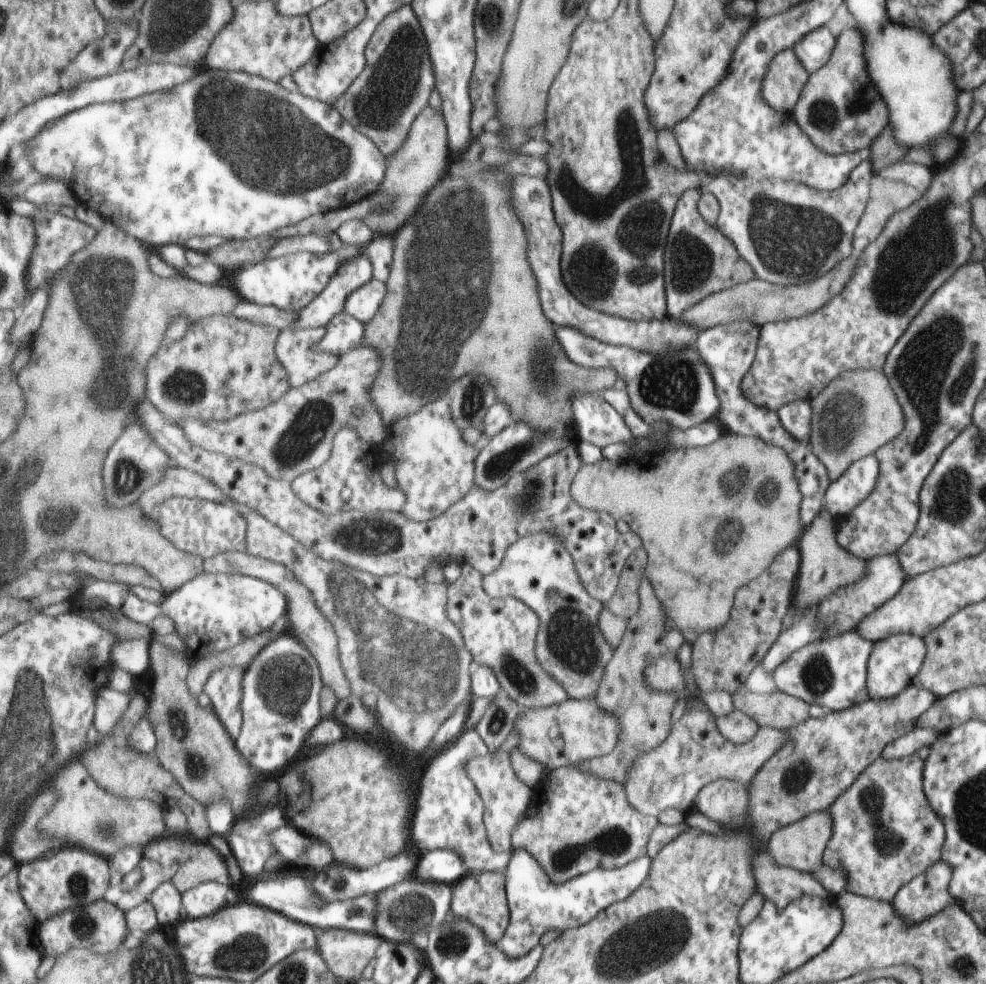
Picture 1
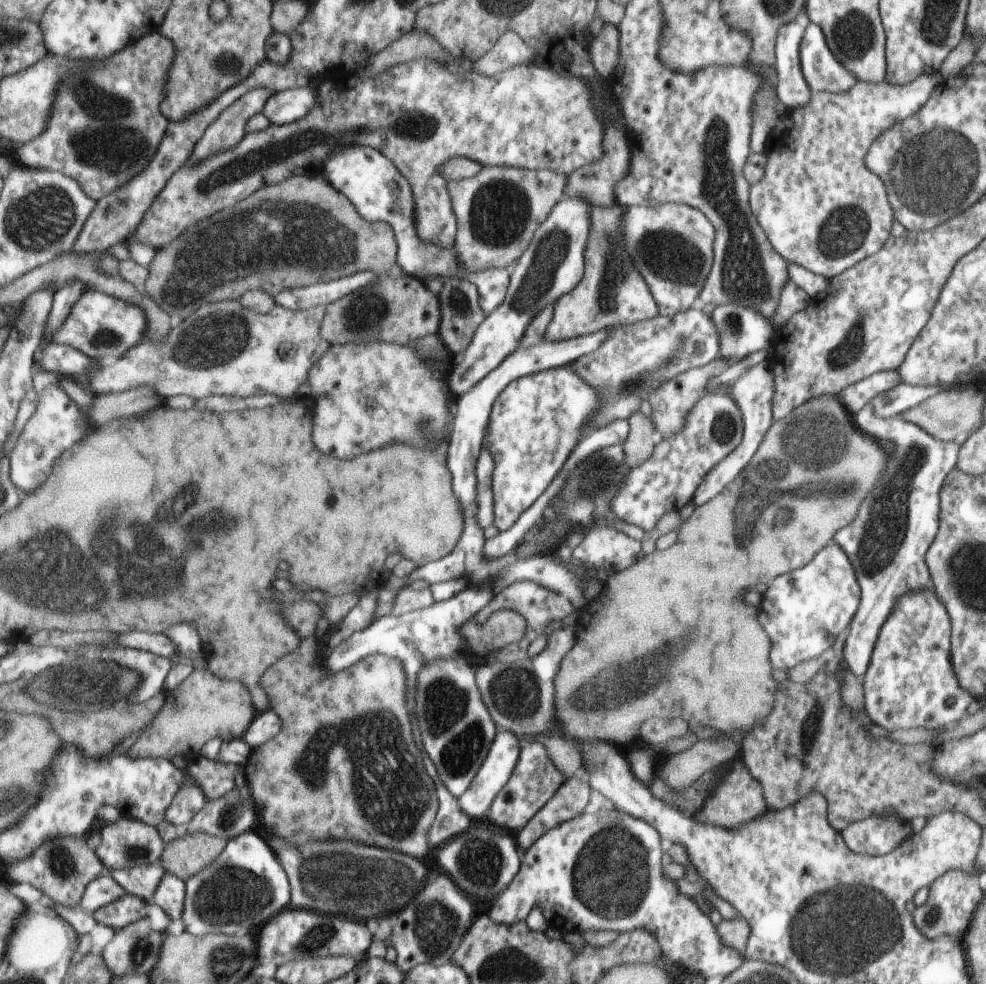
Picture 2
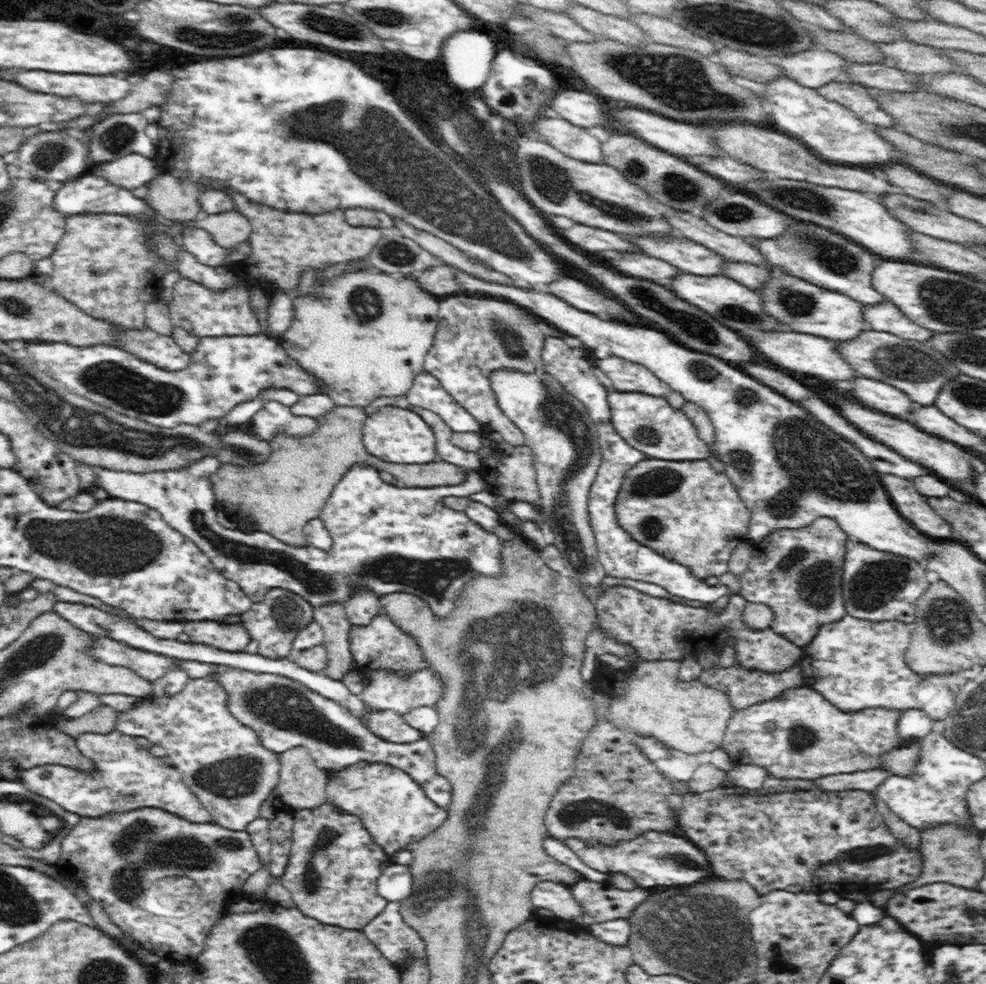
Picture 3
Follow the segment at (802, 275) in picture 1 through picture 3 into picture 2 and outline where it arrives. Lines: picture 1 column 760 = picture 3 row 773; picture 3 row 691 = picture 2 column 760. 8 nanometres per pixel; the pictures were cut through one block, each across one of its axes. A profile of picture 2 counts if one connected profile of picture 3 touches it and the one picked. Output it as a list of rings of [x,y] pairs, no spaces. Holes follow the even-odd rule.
[[[937,72],[933,74],[921,74],[920,77],[909,82],[908,85],[893,85],[885,81],[879,84],[857,81],[851,89],[839,94],[823,92],[823,90],[821,92],[813,92],[811,90],[809,92],[809,102],[805,106],[801,106],[797,110],[787,110],[785,114],[778,118],[777,124],[769,130],[767,140],[765,140],[765,149],[763,150],[763,156],[765,156],[763,178],[759,182],[751,184],[751,188],[748,190],[748,205],[752,210],[753,216],[757,219],[759,228],[763,230],[766,237],[771,241],[773,250],[777,250],[777,254],[781,254],[785,258],[785,262],[805,267],[805,270],[812,271],[828,280],[843,273],[844,270],[851,268],[856,262],[864,261],[865,258],[877,254],[880,246],[883,246],[885,241],[890,237],[890,228],[895,219],[895,213],[892,210],[891,204],[888,202],[887,188],[884,186],[884,181],[877,178],[877,175],[873,174],[865,166],[865,153],[868,152],[869,146],[880,136],[881,132],[885,132],[887,128],[891,128],[897,122],[905,121],[906,118],[915,114],[917,109],[920,109],[921,105],[932,96],[940,81],[940,74]]]

